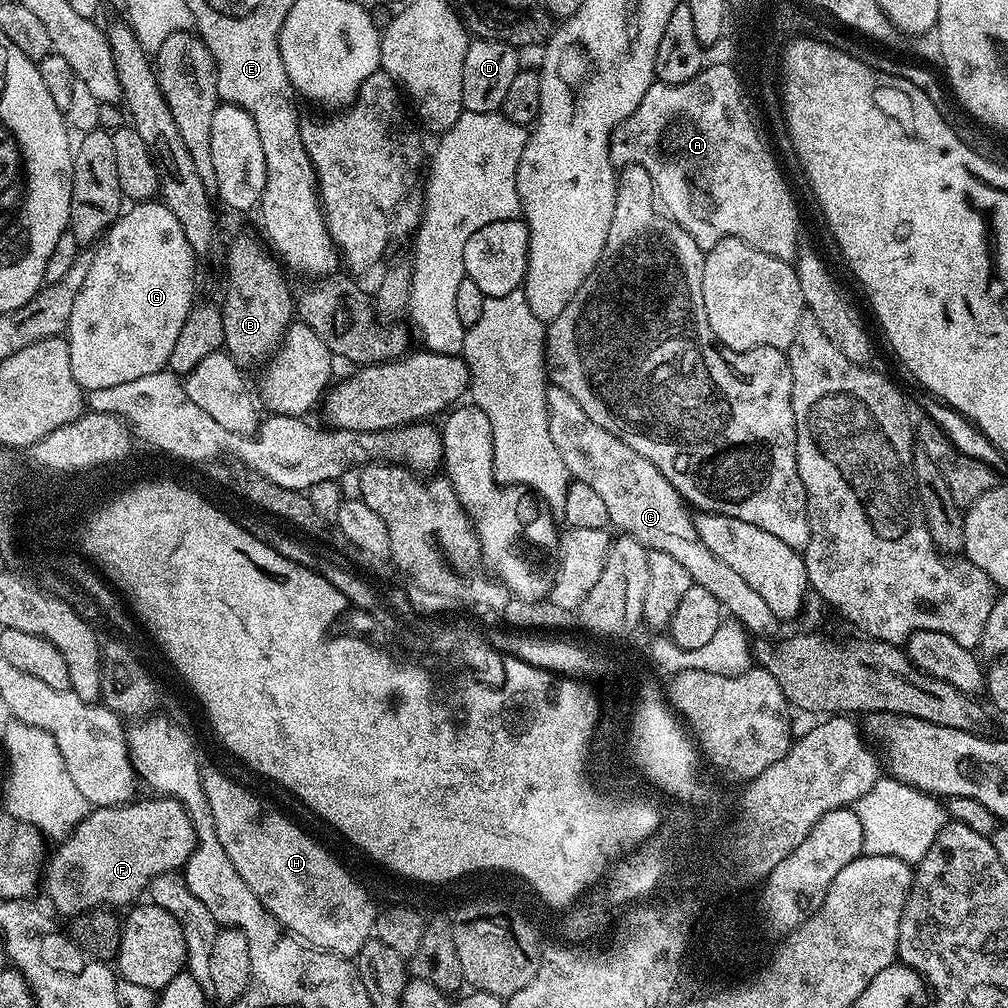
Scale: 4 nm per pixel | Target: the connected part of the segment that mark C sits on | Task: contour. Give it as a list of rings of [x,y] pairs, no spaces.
[[[549,386],[546,410],[550,438],[566,465],[569,477],[585,482],[601,496],[609,523],[614,528],[616,526],[625,535],[634,537],[649,551],[668,553],[677,559],[686,567],[693,583],[710,590],[721,607],[753,637],[770,640],[778,636],[780,621],[770,606],[726,562],[710,554],[706,544],[698,538],[695,519],[687,503],[649,459],[591,421],[586,410],[582,410],[566,390]]]

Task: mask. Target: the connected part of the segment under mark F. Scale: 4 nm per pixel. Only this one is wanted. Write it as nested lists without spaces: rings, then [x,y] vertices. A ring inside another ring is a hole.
[[[137,799],[135,802],[119,804],[113,808],[93,807],[88,817],[55,845],[53,852],[51,849],[42,868],[42,892],[48,895],[49,902],[62,915],[75,918],[101,906],[120,910],[123,904],[135,905],[145,895],[151,880],[183,869],[190,854],[196,849],[196,831],[192,819],[176,800],[148,799],[152,800]]]

